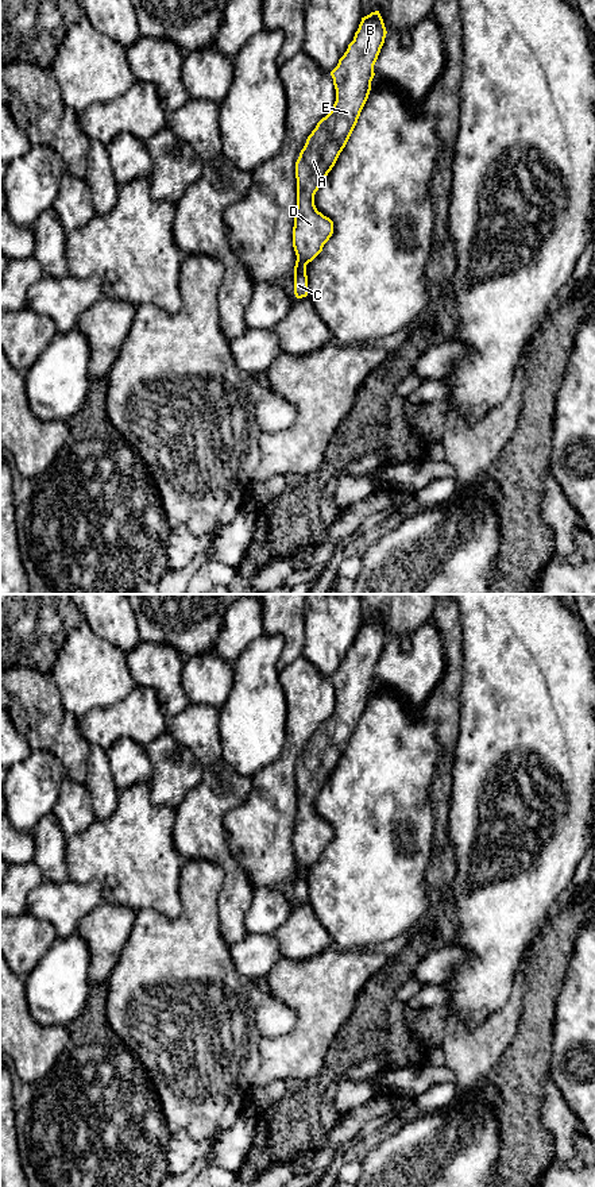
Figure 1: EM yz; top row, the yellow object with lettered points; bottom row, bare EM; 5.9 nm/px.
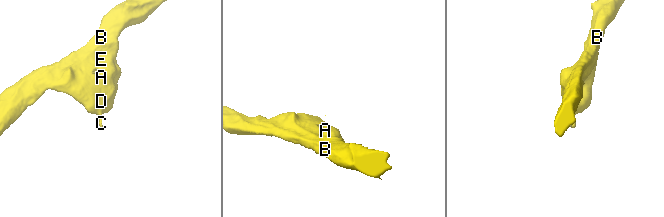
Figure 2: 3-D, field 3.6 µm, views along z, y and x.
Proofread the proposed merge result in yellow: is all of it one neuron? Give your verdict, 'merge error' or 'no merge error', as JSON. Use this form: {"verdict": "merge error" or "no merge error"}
{"verdict": "merge error"}

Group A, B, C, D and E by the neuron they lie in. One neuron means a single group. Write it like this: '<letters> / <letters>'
A B D E / C

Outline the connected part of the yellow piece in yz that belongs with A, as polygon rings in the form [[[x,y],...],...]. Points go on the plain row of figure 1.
[[[379,616],[362,623],[353,645],[331,677],[336,694],[333,714],[317,728],[295,767],[293,852],[301,867],[312,867],[333,839],[333,826],[317,816],[314,799],[358,728],[371,695],[374,670],[386,639]]]

